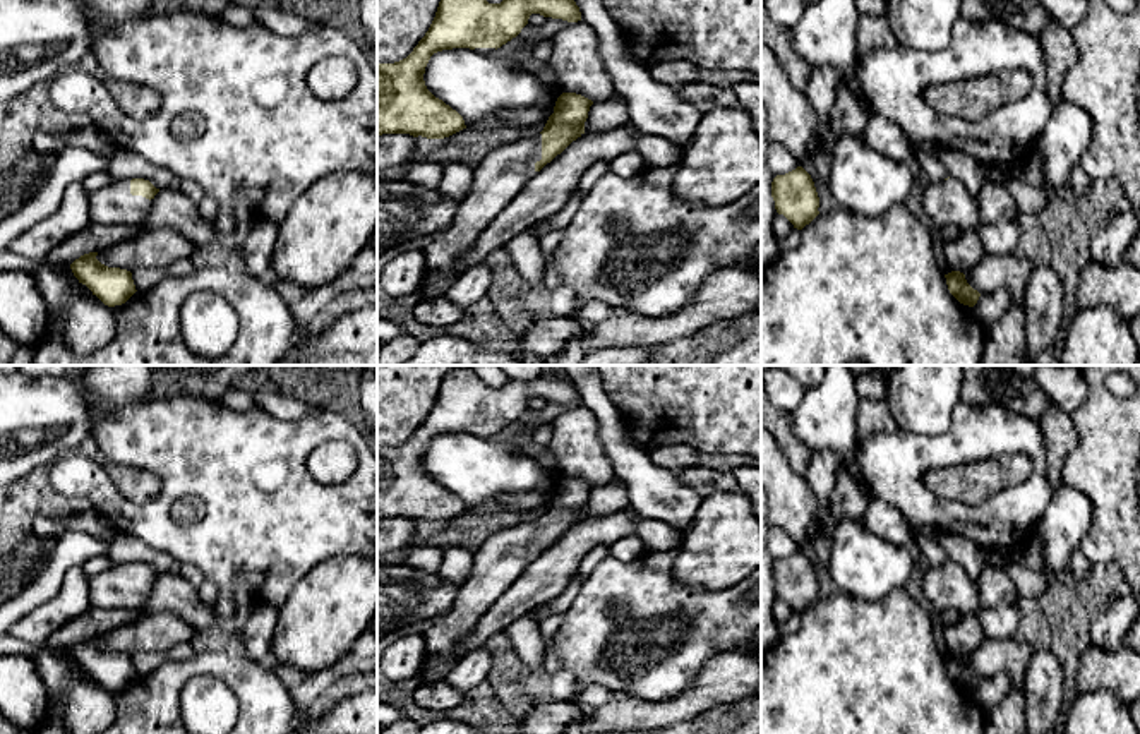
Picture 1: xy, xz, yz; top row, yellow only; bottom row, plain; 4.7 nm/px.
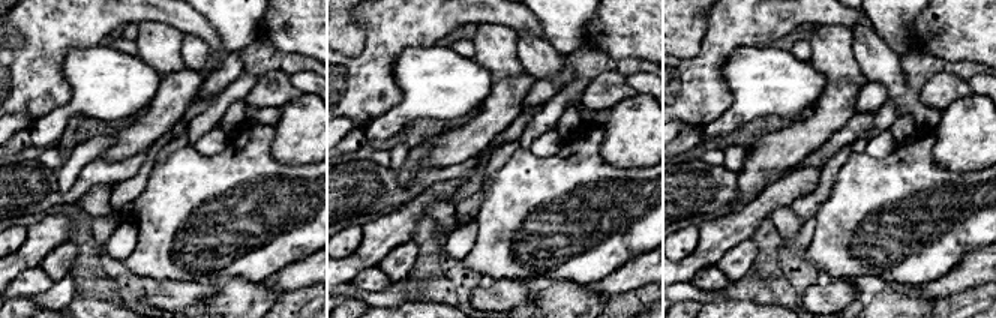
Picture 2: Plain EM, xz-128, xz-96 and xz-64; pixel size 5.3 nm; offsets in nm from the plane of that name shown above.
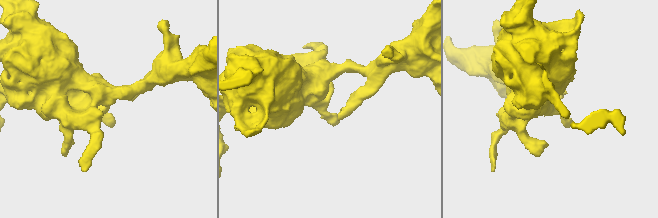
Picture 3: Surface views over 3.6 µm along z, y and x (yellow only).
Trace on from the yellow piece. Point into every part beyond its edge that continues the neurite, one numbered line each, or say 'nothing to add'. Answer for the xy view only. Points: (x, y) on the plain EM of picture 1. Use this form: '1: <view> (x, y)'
1: xy (114, 589)

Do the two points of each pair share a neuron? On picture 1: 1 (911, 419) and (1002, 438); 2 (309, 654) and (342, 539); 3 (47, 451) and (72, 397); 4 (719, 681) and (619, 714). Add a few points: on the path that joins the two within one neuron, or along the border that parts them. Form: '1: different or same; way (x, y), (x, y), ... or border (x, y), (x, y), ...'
1: different; border (960, 402), (945, 431), (909, 433)
2: different; border (359, 553), (326, 558), (302, 578)
3: same; way (50, 438), (50, 419), (59, 410)
4: same; way (695, 700), (666, 714), (643, 714)

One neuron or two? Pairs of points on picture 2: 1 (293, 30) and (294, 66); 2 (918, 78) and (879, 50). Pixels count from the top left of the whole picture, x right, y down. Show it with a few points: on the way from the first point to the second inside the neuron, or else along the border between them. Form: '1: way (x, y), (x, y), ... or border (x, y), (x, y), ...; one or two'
1: border (261, 39), (282, 53), (297, 53), (311, 59); two
2: border (900, 56), (902, 72), (918, 87); two

